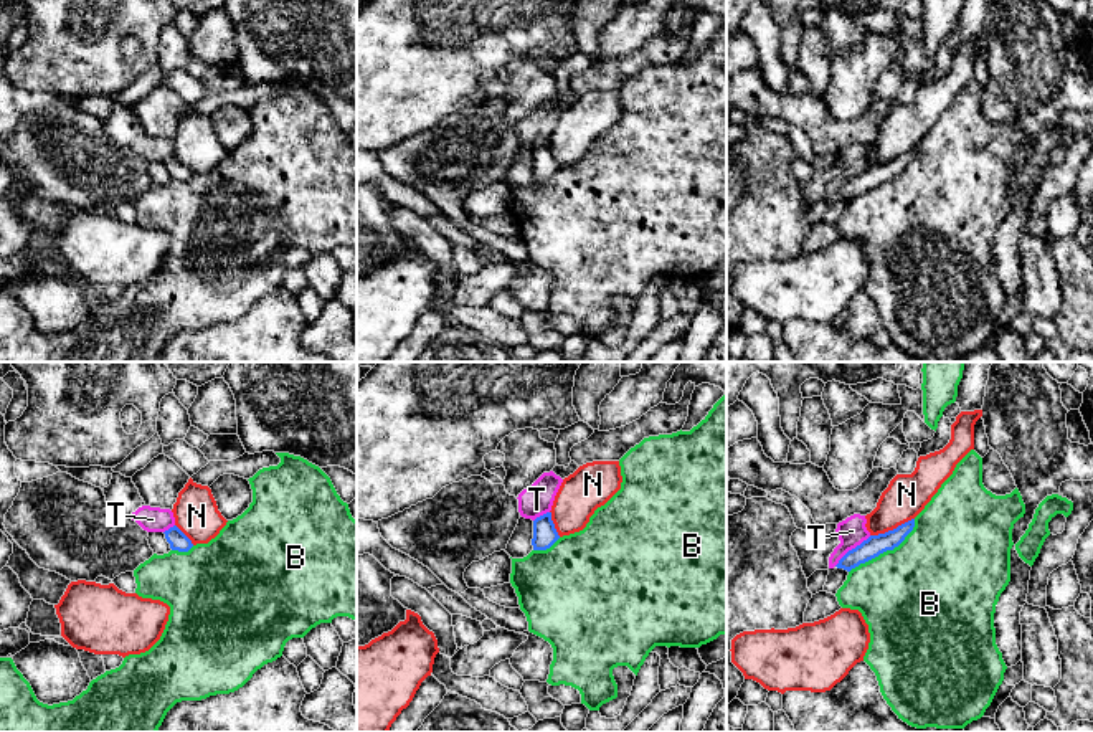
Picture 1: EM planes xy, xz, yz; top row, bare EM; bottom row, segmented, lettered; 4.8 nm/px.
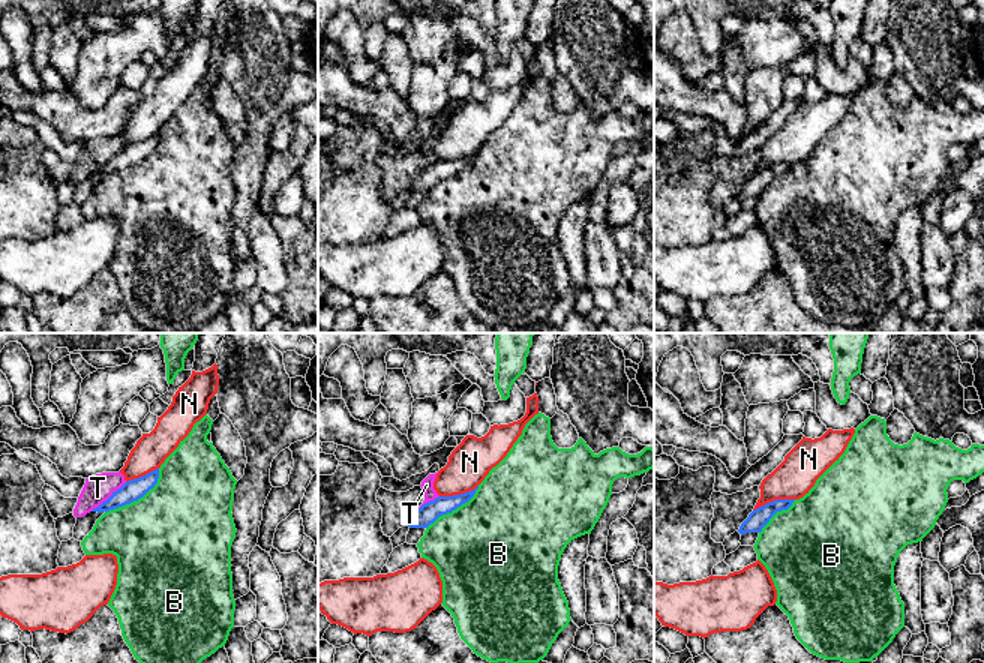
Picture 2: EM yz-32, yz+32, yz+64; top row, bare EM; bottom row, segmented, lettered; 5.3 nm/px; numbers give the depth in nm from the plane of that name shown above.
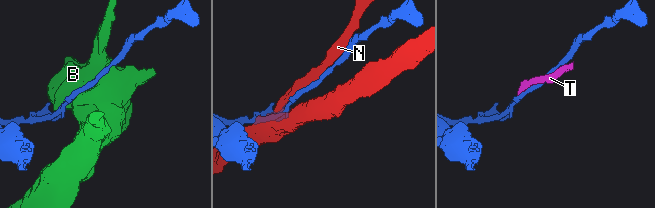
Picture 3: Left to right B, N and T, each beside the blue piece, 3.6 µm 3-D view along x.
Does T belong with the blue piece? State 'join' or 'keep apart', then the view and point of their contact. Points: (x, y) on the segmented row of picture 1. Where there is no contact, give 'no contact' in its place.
keep apart; contact yz (852, 549)

